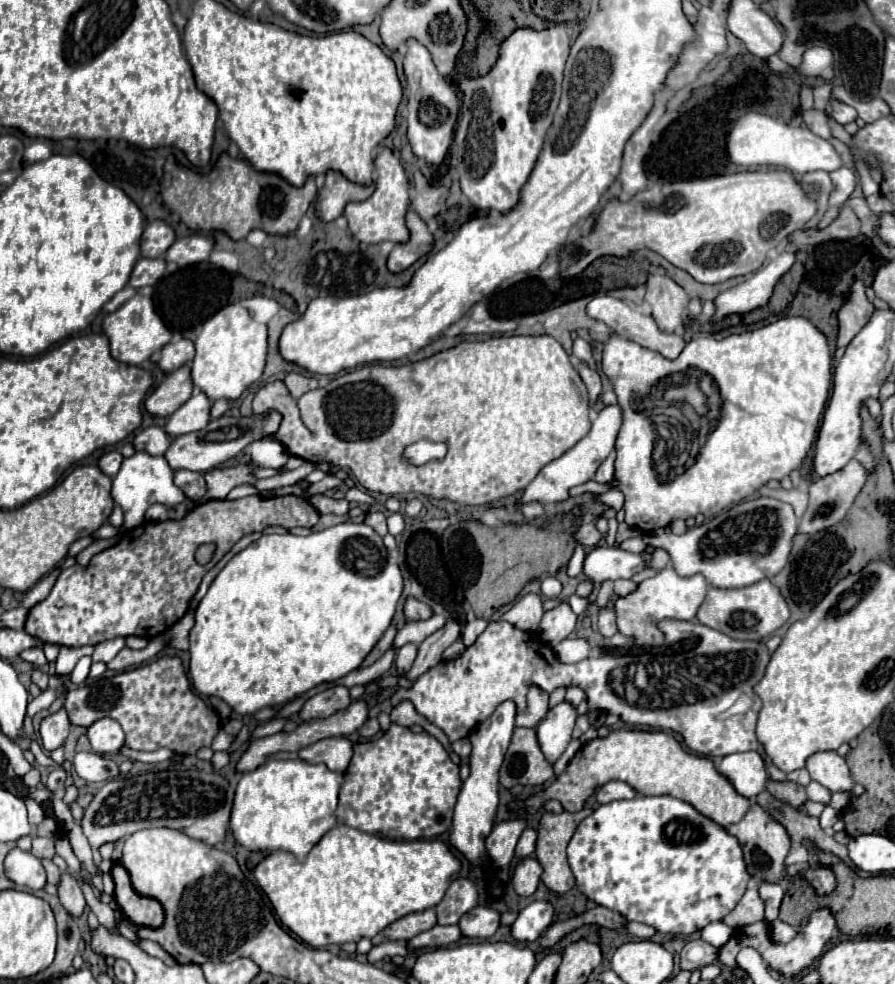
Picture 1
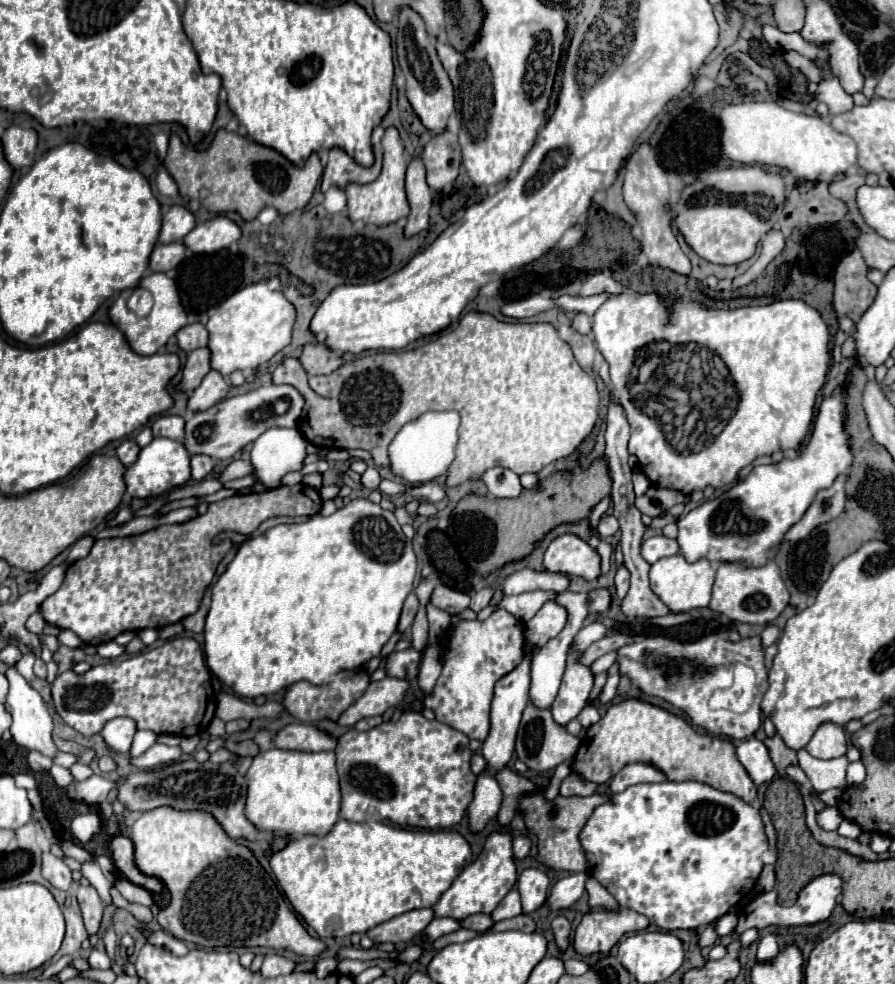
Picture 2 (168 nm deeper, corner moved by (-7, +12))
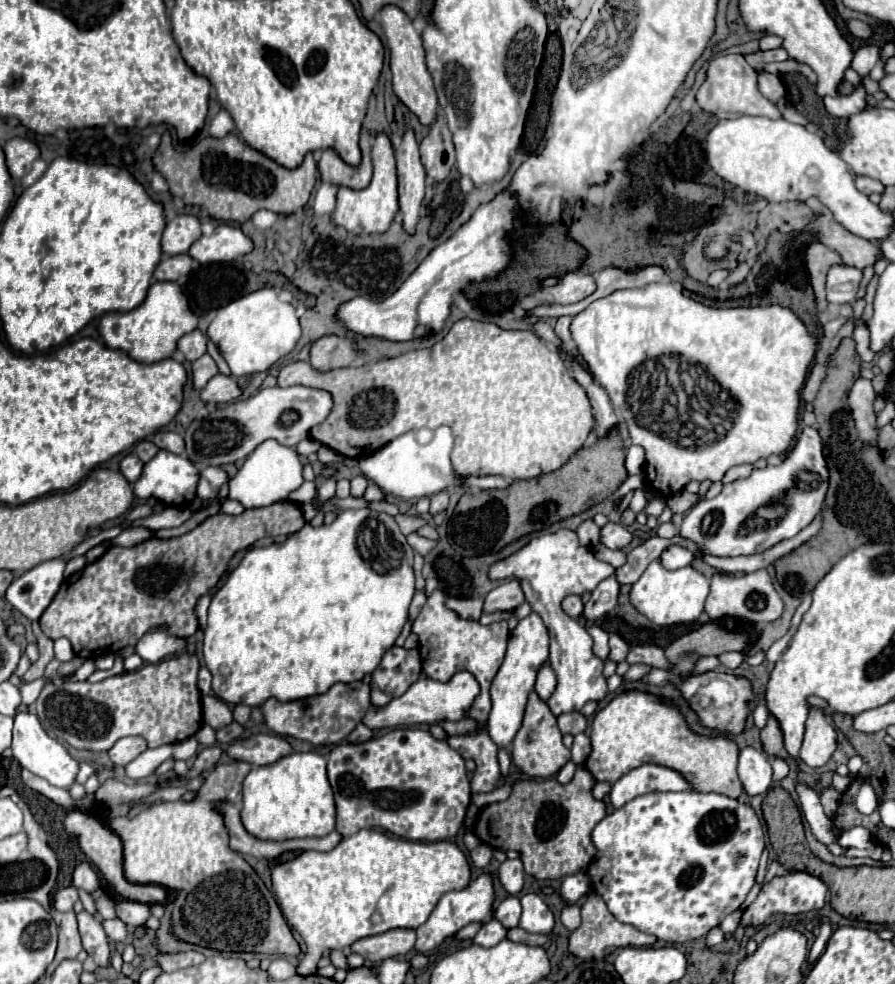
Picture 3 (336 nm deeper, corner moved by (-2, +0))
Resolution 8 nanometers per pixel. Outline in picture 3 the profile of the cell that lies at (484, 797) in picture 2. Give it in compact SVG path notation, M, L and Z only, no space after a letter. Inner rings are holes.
M532 612L528 618L522 618L518 622L518 626L510 632L506 658L504 658L496 678L492 680L492 688L490 688L492 710L490 710L490 718L488 718L488 734L496 742L498 748L510 748L510 744L522 724L528 694L534 690L536 672L542 666L542 662L548 658L548 648L550 648L548 628L542 624L542 618L536 612Z

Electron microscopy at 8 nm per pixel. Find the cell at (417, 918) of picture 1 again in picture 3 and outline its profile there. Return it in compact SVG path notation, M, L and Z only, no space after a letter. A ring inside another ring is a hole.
M394 928L384 934L368 936L352 944L352 952L364 956L366 962L380 964L386 958L394 956L406 956L414 950L416 944L416 932L410 928Z

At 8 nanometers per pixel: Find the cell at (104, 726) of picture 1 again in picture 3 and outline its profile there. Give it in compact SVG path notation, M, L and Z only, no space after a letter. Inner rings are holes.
M126 736L120 738L110 750L108 756L116 766L126 766L128 762L132 762L140 752L146 750L146 740L140 736Z

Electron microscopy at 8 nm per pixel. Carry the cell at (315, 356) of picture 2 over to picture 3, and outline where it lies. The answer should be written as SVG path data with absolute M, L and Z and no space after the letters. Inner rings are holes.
M324 336L316 340L310 348L310 364L318 372L330 372L334 368L346 368L350 362L358 360L358 352L352 342L340 336Z

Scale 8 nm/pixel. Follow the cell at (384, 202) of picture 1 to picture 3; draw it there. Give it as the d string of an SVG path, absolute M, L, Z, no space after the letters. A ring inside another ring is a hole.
M378 134L374 148L372 148L372 162L374 162L374 178L368 188L364 190L350 190L338 188L338 202L332 214L334 222L346 228L350 234L362 232L386 232L398 212L398 186L396 186L396 160L390 138L386 134Z

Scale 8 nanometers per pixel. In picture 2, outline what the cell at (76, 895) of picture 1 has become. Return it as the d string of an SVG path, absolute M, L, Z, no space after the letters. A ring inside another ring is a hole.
M79 886L77 900L81 906L85 928L87 928L89 936L97 934L99 926L101 926L101 916L103 916L103 902L101 902L97 890L93 886Z

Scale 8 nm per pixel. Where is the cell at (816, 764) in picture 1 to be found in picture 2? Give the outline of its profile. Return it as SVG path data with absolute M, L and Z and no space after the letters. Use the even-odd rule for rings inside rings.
M825 722L817 728L805 750L821 760L829 760L835 756L843 756L847 752L847 736L843 732L843 726Z

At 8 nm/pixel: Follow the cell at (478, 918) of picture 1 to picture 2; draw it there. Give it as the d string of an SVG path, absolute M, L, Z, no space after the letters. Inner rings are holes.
M513 888L503 900L501 904L495 908L495 912L491 914L495 922L499 920L507 920L507 918L513 918L513 916L519 916L521 914L521 900L519 900L519 892L517 888Z

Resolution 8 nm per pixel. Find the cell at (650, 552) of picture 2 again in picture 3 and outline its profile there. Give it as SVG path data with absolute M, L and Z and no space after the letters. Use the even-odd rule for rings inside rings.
M672 544L670 548L666 548L666 552L662 552L660 562L664 568L668 570L676 570L676 568L684 568L694 560L694 554L688 548L682 548L678 544Z

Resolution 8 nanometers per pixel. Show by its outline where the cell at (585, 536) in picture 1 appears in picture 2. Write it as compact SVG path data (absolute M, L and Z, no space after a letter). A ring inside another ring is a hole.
M603 516L599 522L599 536L601 538L609 538L619 530L619 522L615 516Z

